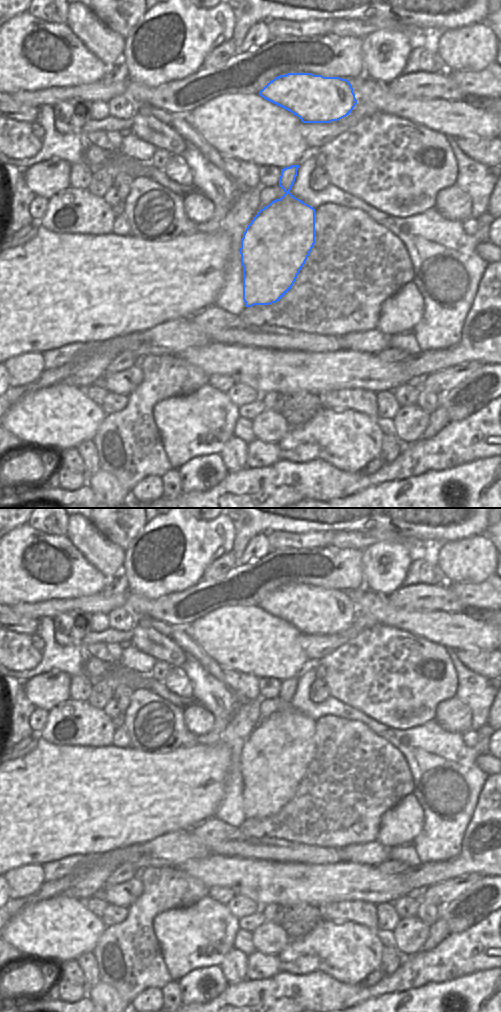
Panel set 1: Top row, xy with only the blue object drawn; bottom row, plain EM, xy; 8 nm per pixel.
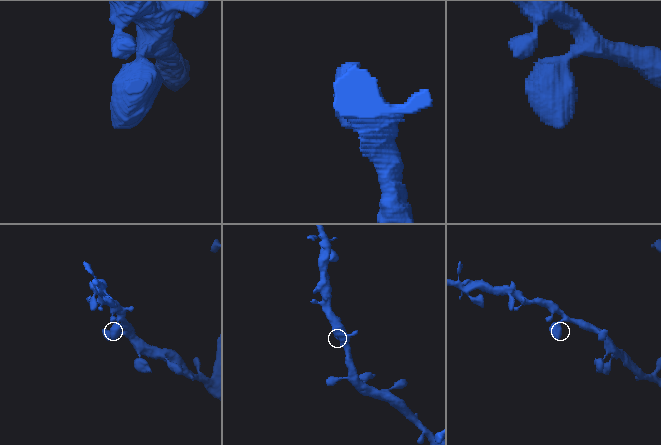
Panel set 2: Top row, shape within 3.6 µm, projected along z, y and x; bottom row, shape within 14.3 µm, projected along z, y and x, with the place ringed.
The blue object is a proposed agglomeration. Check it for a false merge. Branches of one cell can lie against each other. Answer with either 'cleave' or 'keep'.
keep

